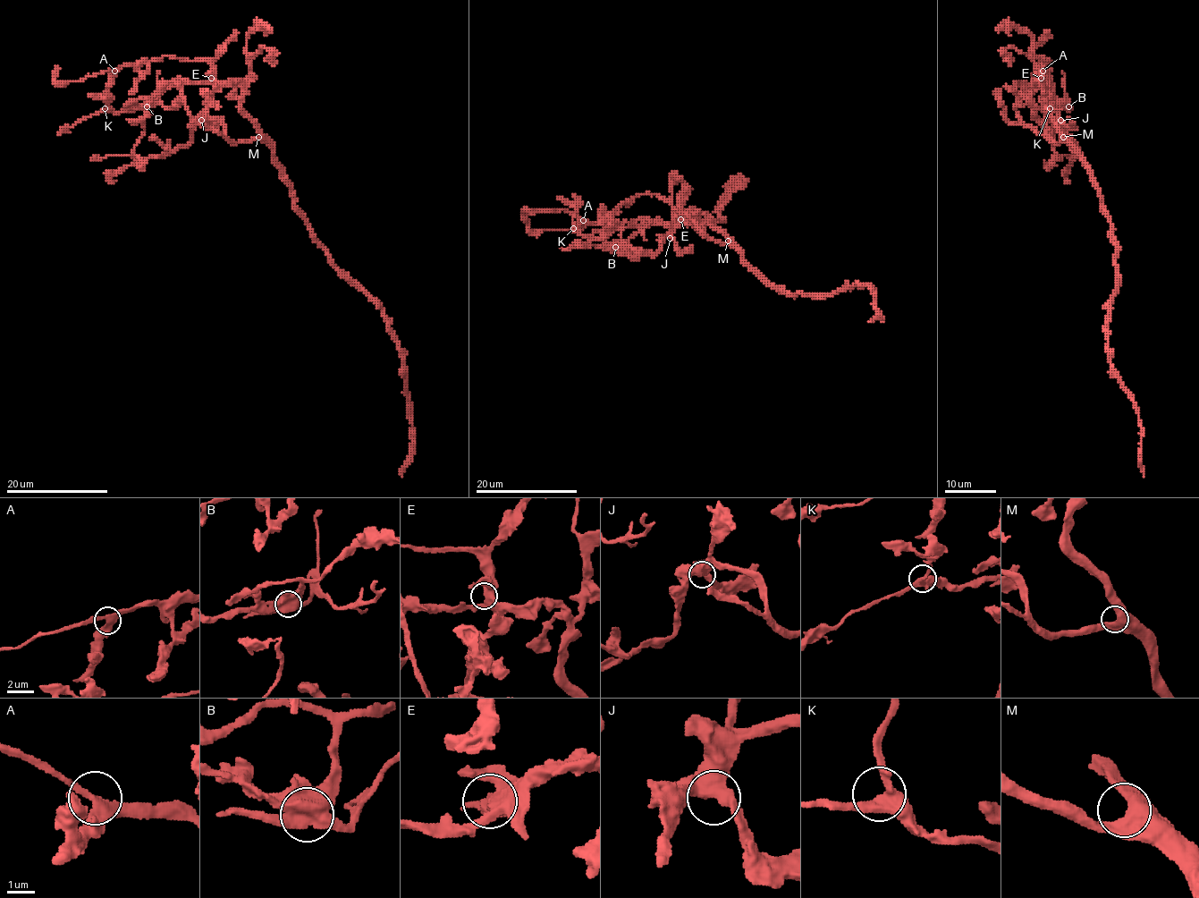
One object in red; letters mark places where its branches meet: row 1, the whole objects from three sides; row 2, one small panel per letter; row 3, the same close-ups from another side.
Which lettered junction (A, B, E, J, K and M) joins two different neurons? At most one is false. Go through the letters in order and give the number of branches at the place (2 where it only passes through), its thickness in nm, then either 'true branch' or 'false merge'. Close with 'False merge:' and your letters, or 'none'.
A: 3 branches meet; 280 nm thick; true branch
B: 3 branches meet; 600 nm thick; false merge
E: 3 branches meet; 400 nm thick; true branch
J: 3 branches meet; 440 nm thick; true branch
K: 3 branches meet; 360 nm thick; true branch
M: 3 branches meet; 440 nm thick; true branch
False merge: B

